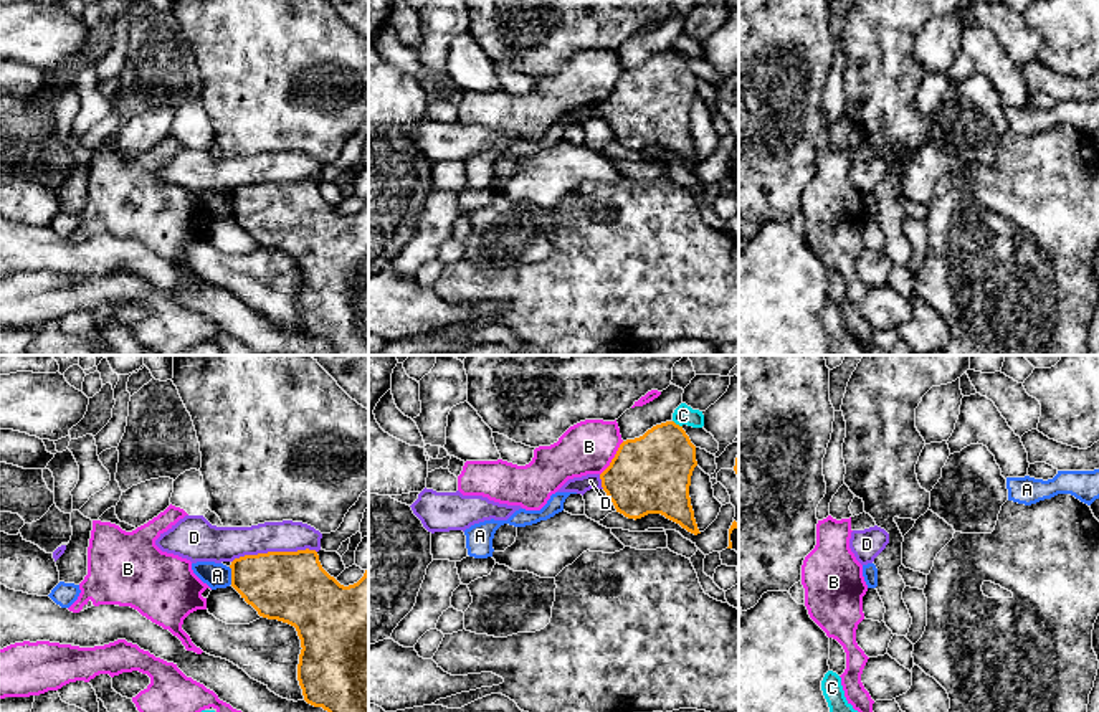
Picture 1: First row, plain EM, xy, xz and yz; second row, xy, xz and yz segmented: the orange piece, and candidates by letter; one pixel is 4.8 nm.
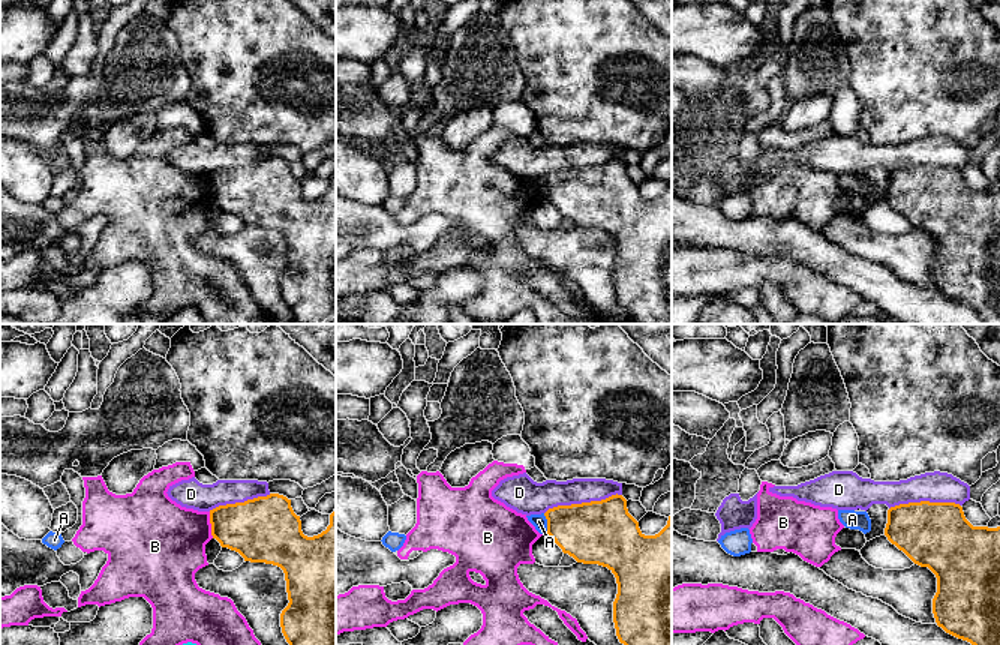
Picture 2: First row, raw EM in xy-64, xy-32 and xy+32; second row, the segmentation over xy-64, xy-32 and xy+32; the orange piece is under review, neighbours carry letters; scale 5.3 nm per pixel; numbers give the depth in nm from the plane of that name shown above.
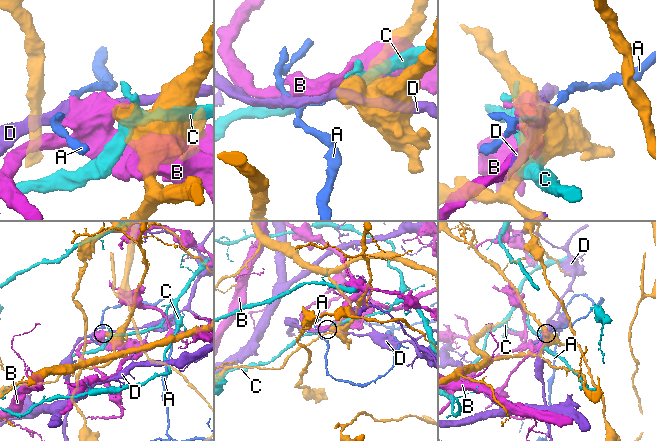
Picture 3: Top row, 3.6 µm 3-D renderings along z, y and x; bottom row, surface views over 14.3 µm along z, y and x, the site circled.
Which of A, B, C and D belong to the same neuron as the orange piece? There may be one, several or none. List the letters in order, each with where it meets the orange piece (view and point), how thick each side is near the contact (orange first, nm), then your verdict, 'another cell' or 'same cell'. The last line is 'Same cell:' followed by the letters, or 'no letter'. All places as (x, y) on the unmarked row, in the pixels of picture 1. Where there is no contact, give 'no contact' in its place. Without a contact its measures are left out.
A: contact xy (232, 205); calibres 340 and 130 nm; another cell
B: contact xz (613, 88); calibres 380 and 260 nm; another cell
C: contact xz (678, 55); calibres 360 and 100 nm; another cell
D: contact xy (273, 182); calibres 340 and 180 nm; another cell
Same cell: no letter

